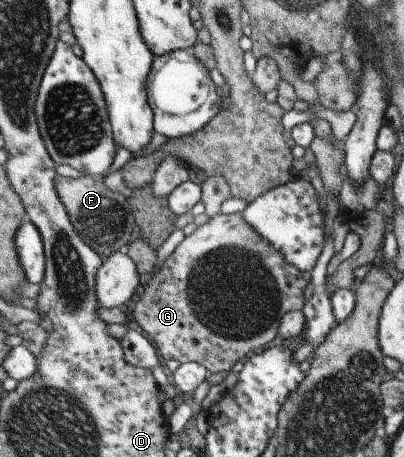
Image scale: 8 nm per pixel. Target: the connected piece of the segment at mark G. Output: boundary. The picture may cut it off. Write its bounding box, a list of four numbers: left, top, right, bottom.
[132,211,310,374]

